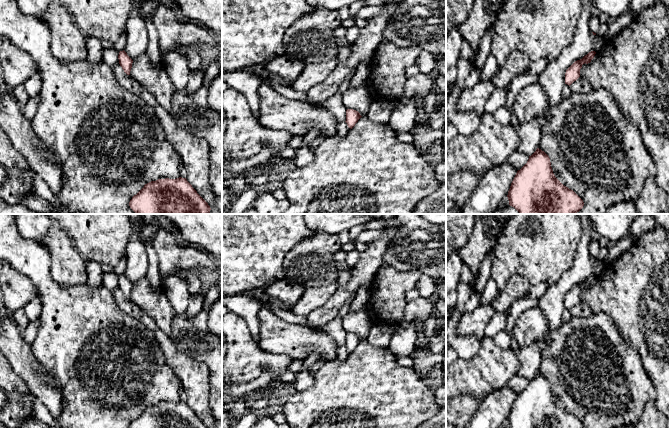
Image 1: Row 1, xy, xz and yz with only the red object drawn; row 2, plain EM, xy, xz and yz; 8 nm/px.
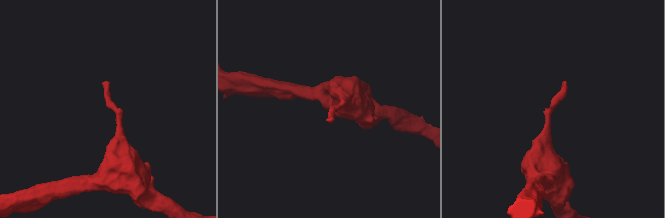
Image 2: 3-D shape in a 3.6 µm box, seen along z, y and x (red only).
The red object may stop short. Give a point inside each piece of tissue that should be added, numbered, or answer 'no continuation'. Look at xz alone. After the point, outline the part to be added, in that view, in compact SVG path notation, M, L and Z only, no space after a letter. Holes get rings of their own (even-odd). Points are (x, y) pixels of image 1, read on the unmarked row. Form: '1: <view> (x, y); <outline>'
no continuation

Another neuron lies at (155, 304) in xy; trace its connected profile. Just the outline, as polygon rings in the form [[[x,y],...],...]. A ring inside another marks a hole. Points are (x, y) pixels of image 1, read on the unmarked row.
[[[145,277],[133,284],[130,300],[150,316],[165,335],[171,338],[174,311],[163,288],[155,290]]]

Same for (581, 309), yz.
[[[579,301],[574,305],[570,309],[570,313],[573,317],[589,317],[592,314],[588,305],[583,301]]]

